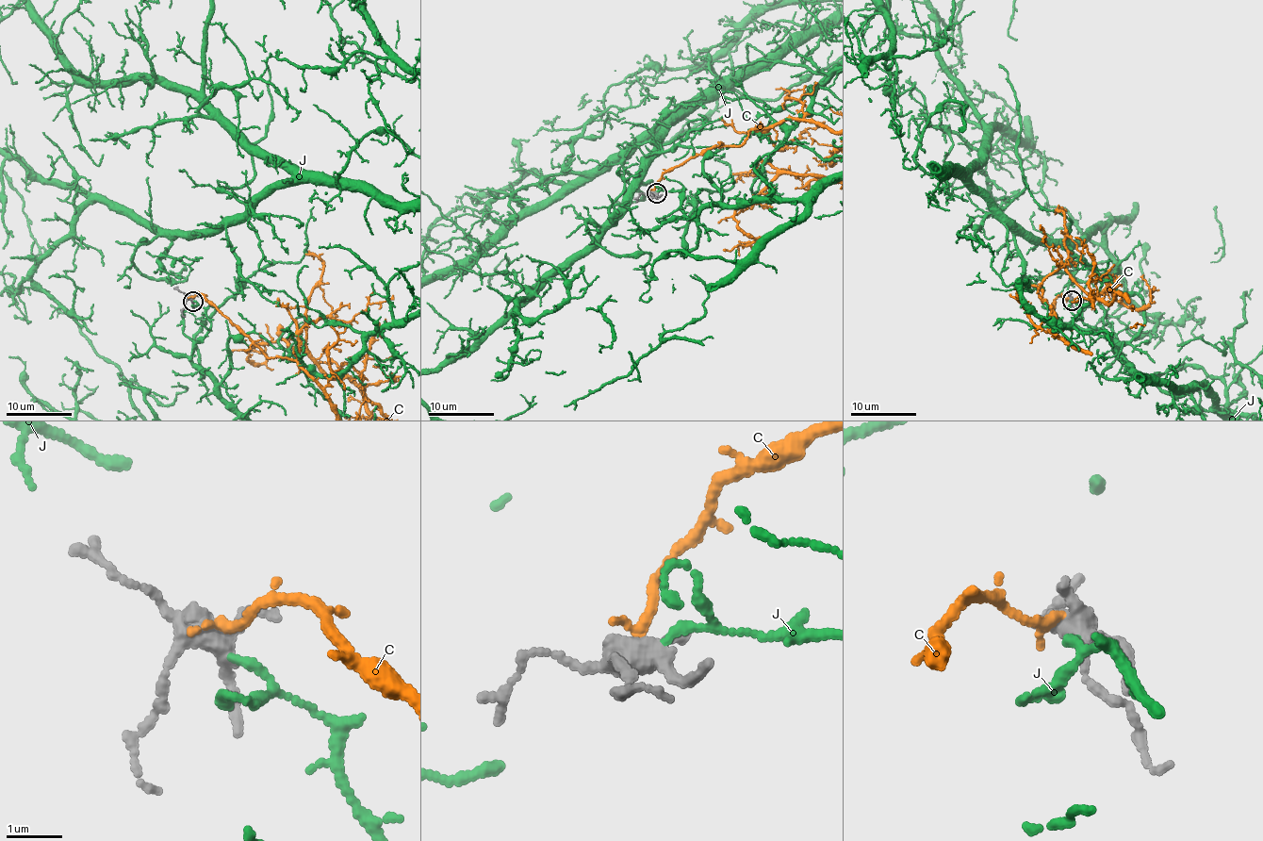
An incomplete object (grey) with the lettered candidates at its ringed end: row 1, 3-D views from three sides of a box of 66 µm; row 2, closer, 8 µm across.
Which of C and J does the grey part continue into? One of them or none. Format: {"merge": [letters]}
{"merge": []}

